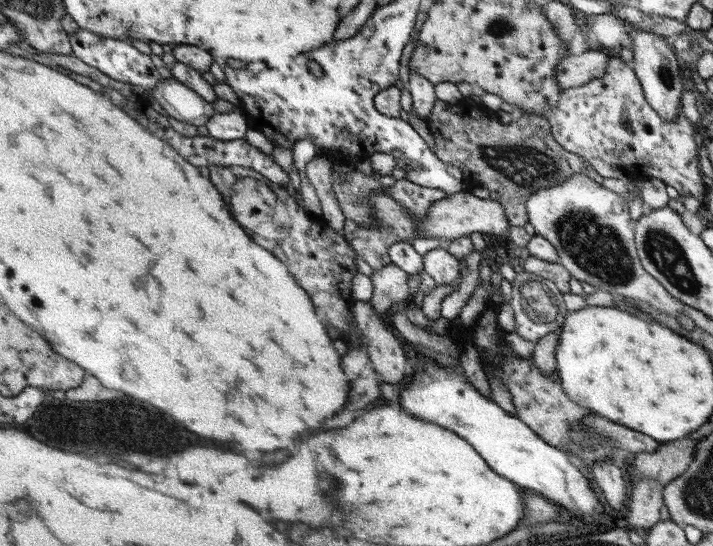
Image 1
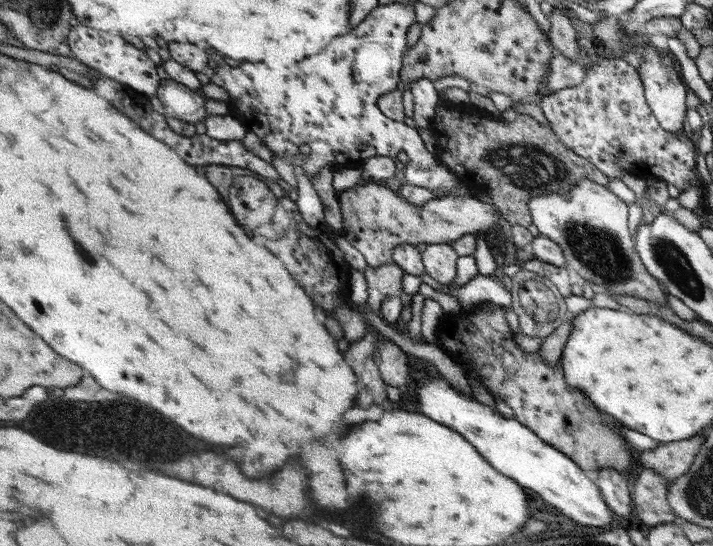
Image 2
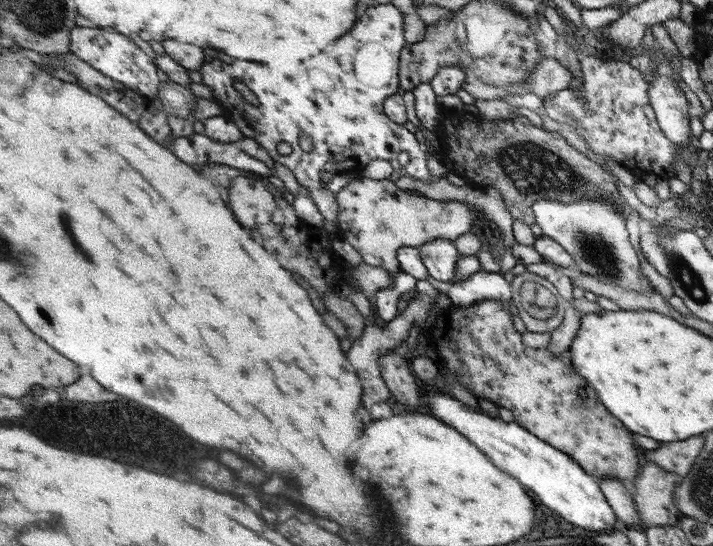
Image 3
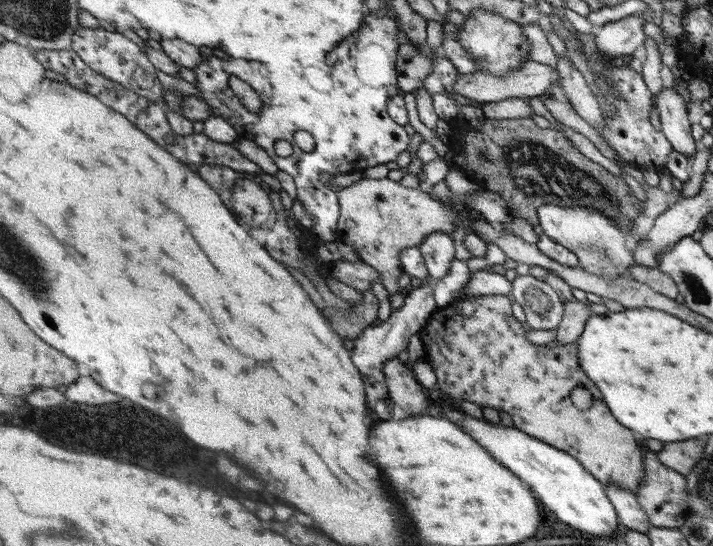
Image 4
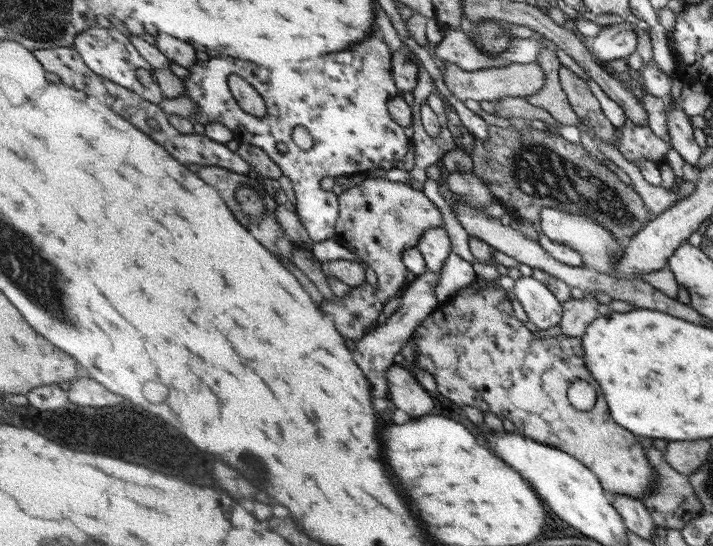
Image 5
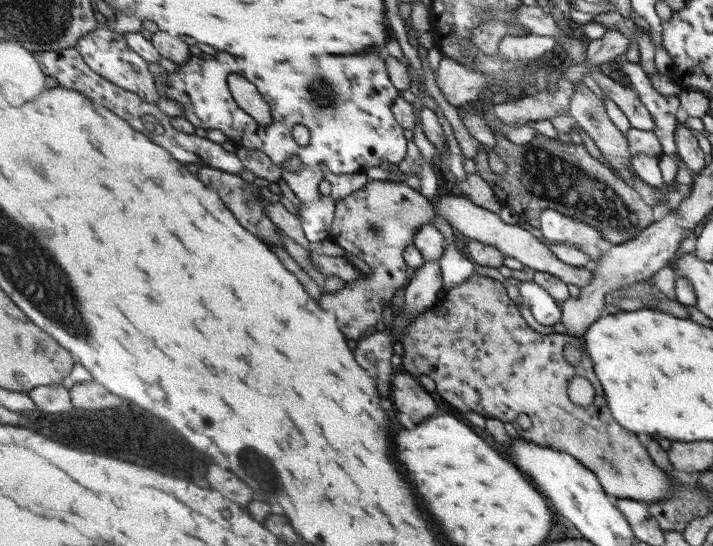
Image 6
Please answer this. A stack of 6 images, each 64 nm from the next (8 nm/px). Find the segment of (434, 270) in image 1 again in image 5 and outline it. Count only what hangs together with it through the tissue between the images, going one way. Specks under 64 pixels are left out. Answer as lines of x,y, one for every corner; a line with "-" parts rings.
431,228
429,232
425,232
425,236
421,236
421,244
417,244
429,264
431,270
435,272
443,272
445,260
451,256
451,240
445,228

